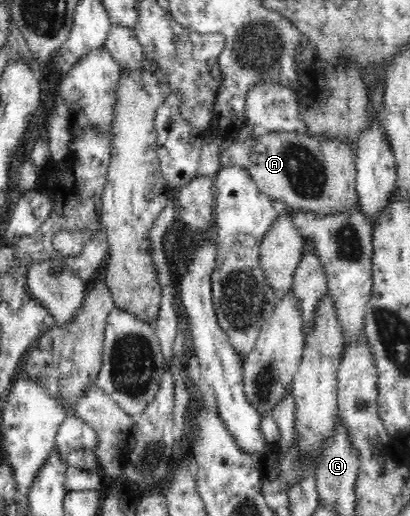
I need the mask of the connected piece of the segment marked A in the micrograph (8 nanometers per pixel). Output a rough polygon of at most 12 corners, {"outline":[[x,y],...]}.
{"outline":[[278,131],[233,142],[248,172],[294,212],[359,204],[346,139]]}

